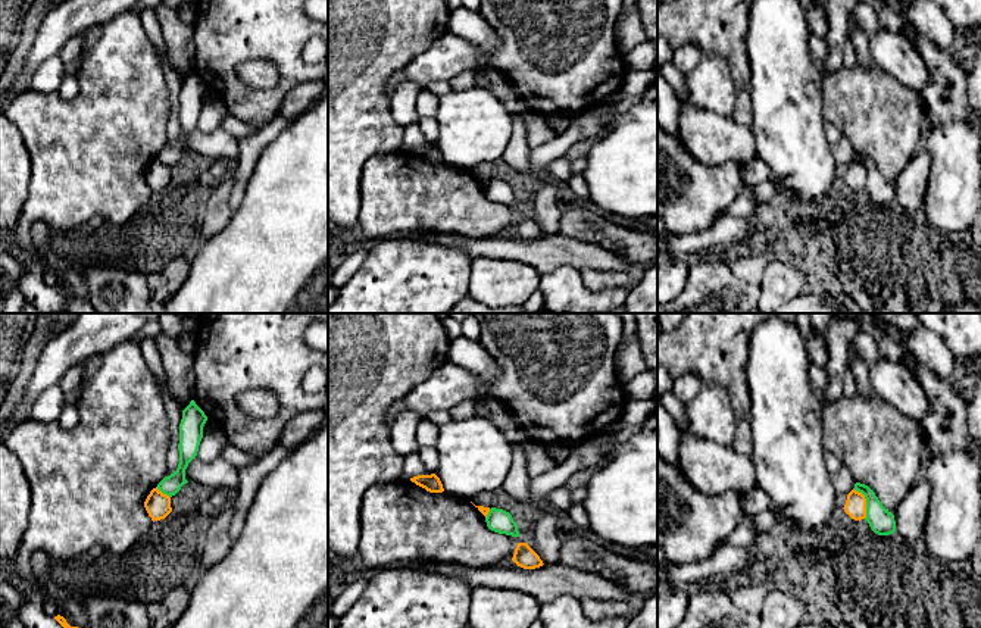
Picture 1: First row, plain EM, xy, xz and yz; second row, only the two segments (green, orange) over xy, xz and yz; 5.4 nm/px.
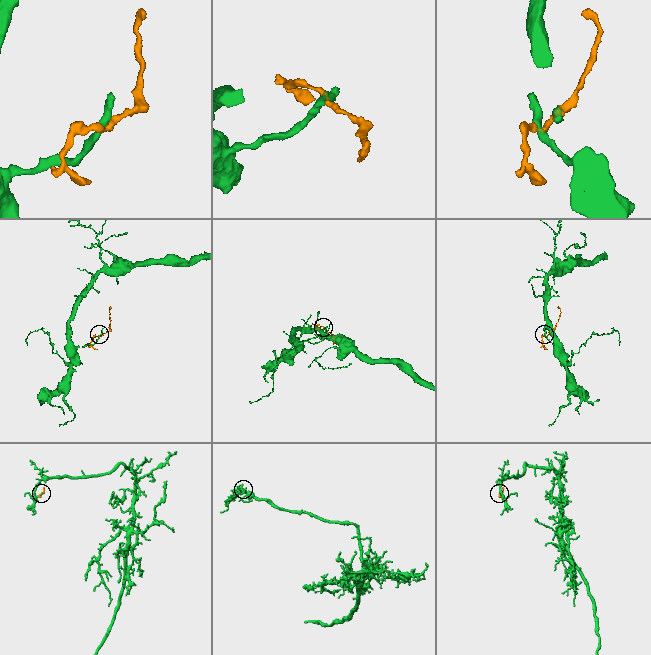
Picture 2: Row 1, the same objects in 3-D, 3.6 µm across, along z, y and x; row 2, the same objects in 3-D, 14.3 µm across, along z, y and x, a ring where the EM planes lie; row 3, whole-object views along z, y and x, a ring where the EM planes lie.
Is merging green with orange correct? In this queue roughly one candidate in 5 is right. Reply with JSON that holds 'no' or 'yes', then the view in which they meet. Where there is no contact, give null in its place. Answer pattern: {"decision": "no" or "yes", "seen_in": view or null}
{"decision": "no", "seen_in": "yz"}

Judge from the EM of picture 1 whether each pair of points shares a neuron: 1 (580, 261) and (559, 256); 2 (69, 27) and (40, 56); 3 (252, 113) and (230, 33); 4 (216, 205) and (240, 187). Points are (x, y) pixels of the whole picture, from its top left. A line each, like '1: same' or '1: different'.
1: same
2: same
3: same
4: different

